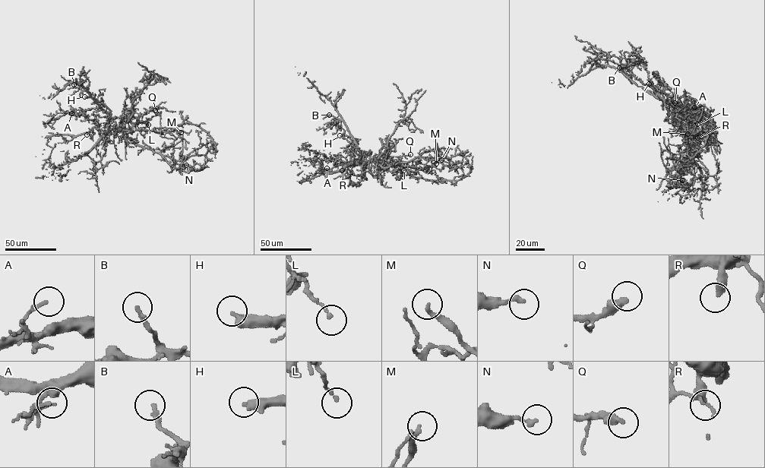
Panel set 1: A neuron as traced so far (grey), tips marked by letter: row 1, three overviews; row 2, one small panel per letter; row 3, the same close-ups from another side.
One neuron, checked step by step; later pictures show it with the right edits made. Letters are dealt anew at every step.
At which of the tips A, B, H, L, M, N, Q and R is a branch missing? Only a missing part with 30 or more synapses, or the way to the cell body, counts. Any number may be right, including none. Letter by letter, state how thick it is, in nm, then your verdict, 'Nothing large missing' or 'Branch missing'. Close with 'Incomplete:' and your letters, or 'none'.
A: Thickness 170 nm. Nothing large missing
B: Thickness 200 nm. Branch missing
H: Thickness 440 nm. Nothing large missing
L: Thickness 150 nm. Nothing large missing
M: Thickness 190 nm. Branch missing
N: Thickness 220 nm. Nothing large missing
Q: Thickness 360 nm. Branch missing
R: Thickness 380 nm. Branch missing
Incomplete: B, M, Q, R

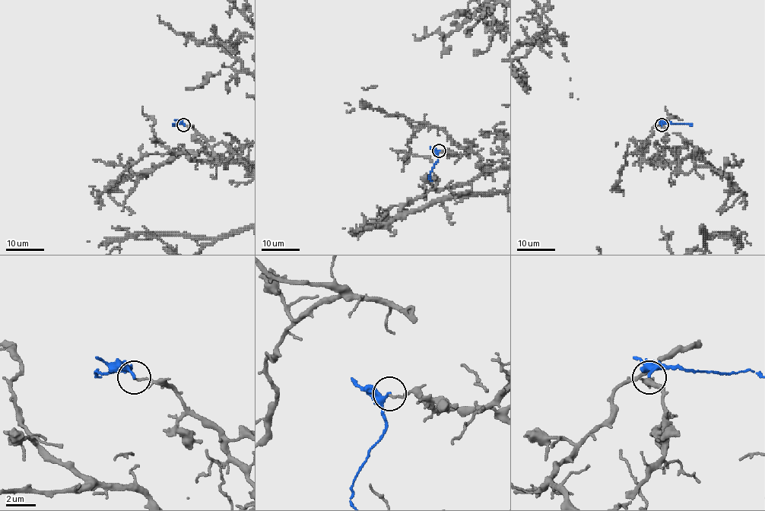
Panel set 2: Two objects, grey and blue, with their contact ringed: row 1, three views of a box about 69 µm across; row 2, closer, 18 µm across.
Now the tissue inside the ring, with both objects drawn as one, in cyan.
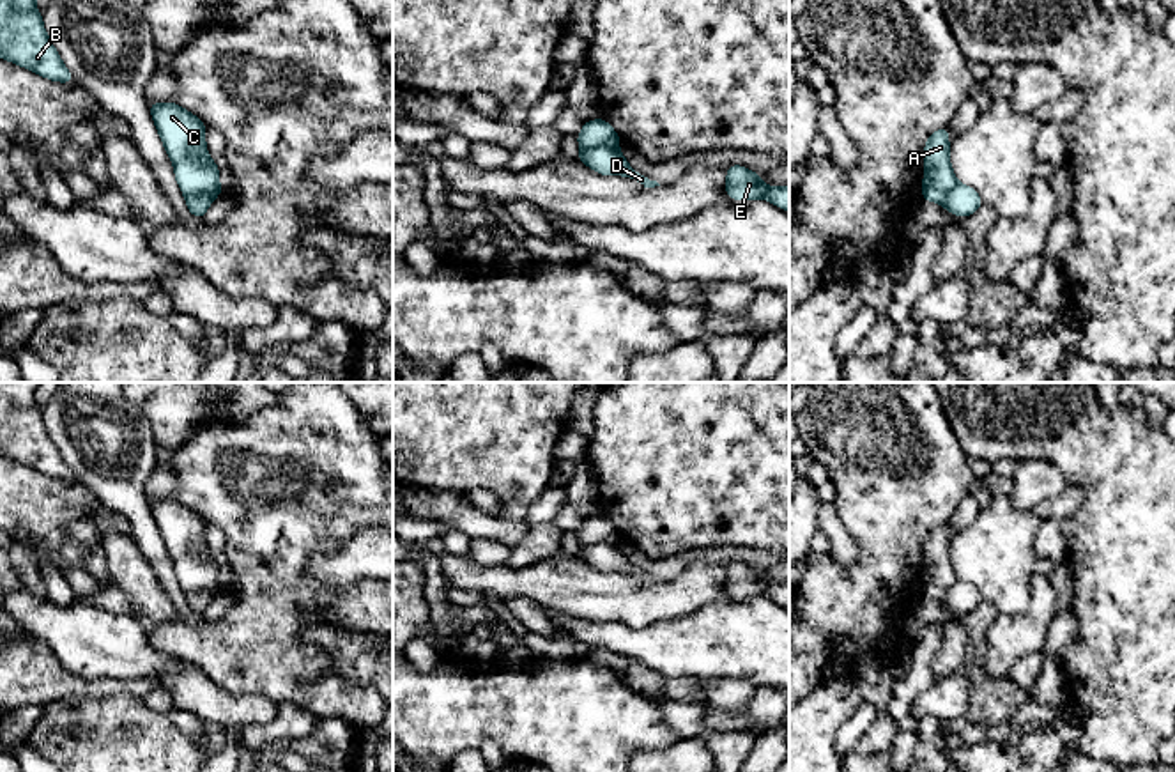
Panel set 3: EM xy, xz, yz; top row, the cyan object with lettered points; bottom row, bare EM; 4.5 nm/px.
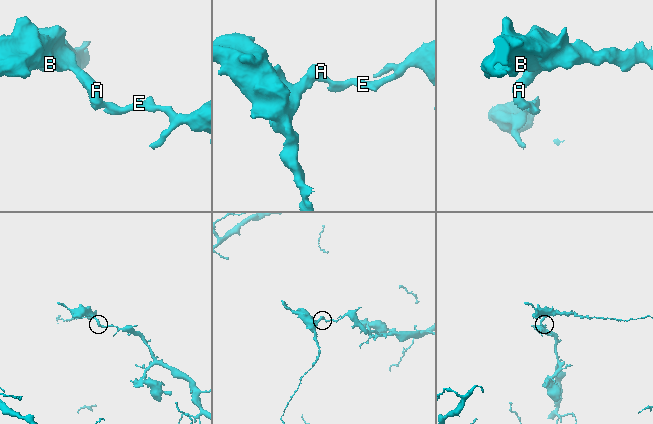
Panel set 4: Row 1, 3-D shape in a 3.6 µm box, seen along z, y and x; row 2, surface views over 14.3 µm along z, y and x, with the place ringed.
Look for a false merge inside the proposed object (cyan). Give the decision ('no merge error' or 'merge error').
merge error

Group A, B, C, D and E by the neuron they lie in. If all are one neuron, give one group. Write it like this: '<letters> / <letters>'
A B C / D E

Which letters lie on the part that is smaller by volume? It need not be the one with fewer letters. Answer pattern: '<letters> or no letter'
A, B, C

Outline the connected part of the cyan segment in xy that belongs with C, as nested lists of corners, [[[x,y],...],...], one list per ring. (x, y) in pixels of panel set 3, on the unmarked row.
[[[150,499],[149,505],[182,591],[219,593],[219,565],[205,542],[205,521],[175,499]]]

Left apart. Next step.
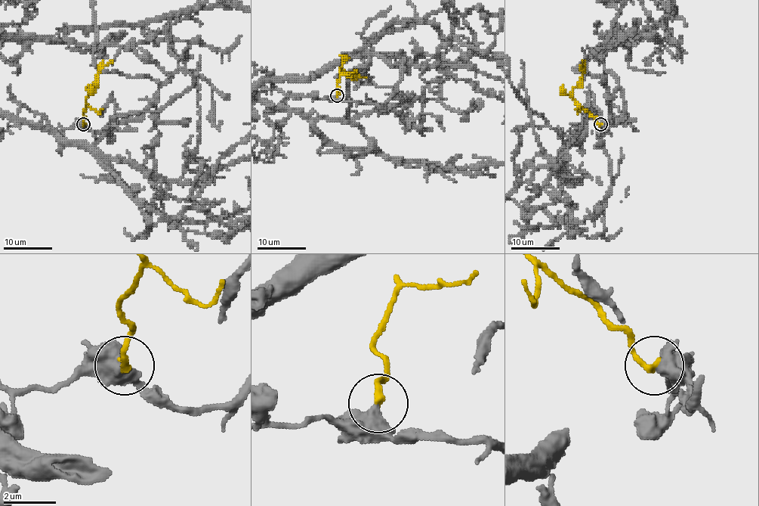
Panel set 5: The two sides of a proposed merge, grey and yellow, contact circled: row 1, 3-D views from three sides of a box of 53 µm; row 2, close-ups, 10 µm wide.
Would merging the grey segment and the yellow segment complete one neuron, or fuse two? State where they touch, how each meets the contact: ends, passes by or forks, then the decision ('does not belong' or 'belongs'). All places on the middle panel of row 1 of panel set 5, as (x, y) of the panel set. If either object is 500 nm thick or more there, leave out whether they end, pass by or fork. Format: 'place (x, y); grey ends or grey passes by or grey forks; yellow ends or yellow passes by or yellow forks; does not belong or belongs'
place (337, 95); belongs

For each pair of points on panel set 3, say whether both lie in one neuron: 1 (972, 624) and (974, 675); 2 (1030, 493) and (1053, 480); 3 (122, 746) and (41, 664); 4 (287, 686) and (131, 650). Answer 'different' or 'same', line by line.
1: same
2: same
3: different
4: different

